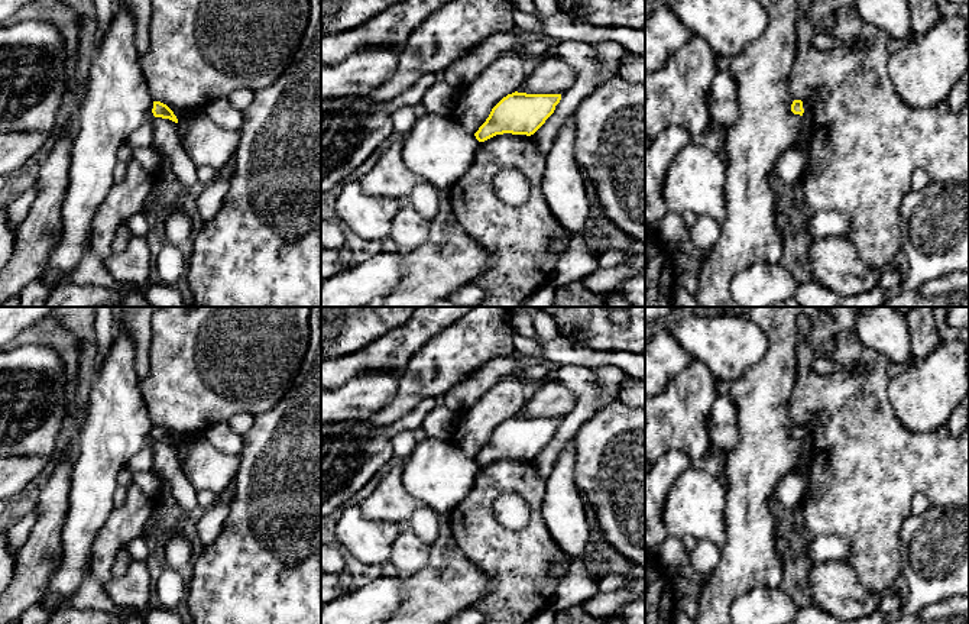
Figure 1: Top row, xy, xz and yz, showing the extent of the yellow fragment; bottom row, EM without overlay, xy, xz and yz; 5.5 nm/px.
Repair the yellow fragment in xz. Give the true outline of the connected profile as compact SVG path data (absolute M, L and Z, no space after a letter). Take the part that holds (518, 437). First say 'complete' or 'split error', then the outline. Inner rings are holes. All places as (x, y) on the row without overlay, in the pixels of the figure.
complete; M512 417L503 421L474 458L479 466L496 459L534 459L554 437L561 418Z

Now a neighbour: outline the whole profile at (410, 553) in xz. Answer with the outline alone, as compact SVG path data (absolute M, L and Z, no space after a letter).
M408 526L393 541L389 562L398 569L398 575L409 576L422 569L428 557L430 544Z

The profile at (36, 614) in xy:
M38 604L26 610L17 621L19 624L48 624L49 620L51 614L40 604Z

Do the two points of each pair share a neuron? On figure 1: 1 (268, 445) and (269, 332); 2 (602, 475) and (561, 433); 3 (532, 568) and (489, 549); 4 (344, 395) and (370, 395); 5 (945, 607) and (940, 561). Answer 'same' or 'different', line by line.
1: different
2: different
3: same
4: same
5: different

